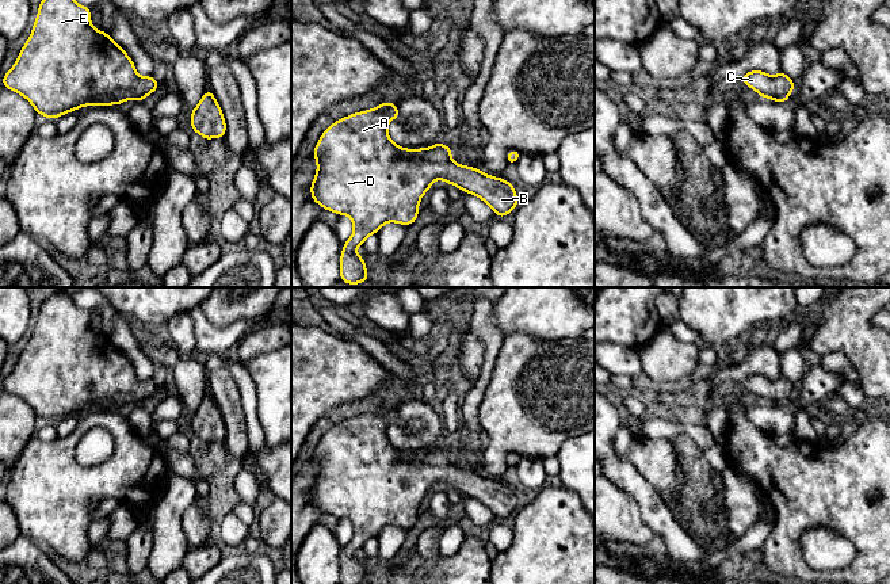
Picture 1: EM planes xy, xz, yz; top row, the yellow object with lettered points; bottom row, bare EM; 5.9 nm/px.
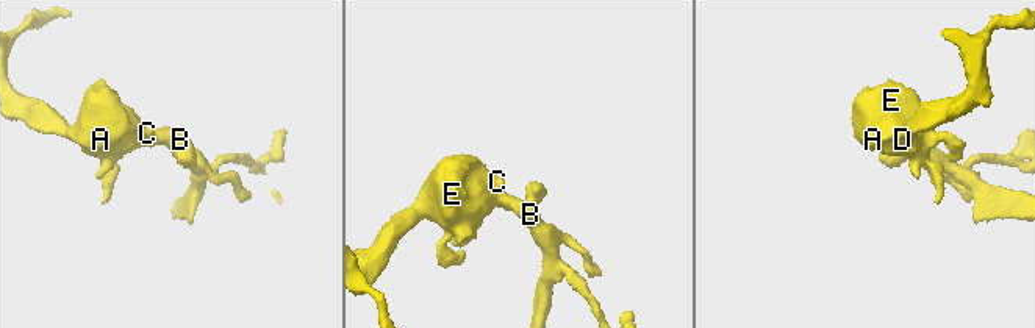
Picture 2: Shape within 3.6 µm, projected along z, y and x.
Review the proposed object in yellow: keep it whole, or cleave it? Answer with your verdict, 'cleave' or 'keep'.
keep

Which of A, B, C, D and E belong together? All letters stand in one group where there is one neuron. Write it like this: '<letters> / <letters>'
A B C D E

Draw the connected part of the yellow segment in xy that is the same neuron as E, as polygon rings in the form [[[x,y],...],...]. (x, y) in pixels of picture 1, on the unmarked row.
[[[65,290],[54,293],[39,306],[33,336],[22,351],[15,369],[3,379],[3,389],[24,400],[37,417],[53,423],[83,409],[122,408],[129,402],[141,405],[160,390],[153,379],[142,381],[137,377],[133,363],[107,336],[93,332],[91,313],[77,308]]]

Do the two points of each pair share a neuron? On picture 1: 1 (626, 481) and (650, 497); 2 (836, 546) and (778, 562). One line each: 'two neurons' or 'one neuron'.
1: one neuron
2: two neurons

